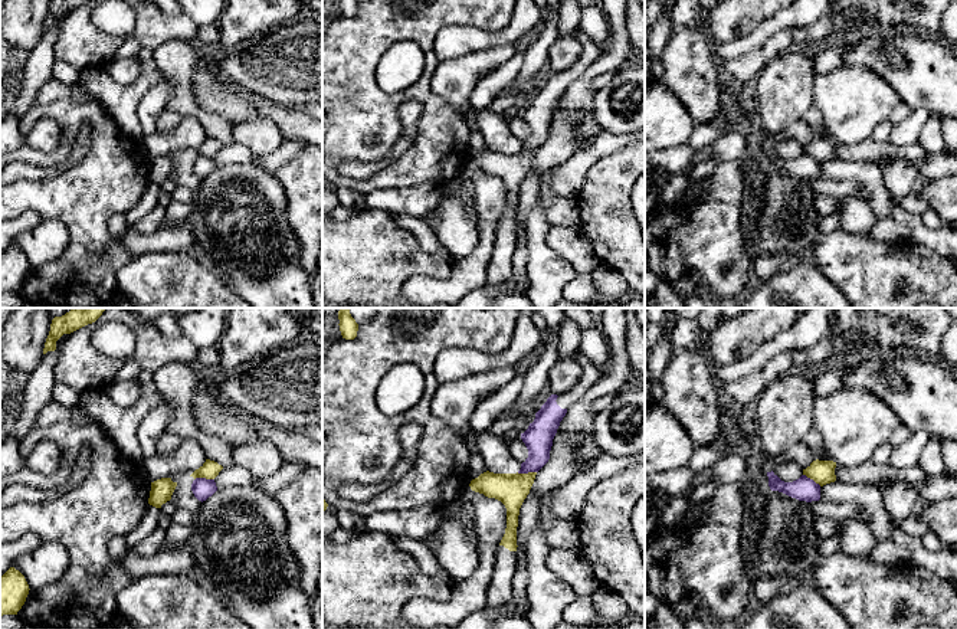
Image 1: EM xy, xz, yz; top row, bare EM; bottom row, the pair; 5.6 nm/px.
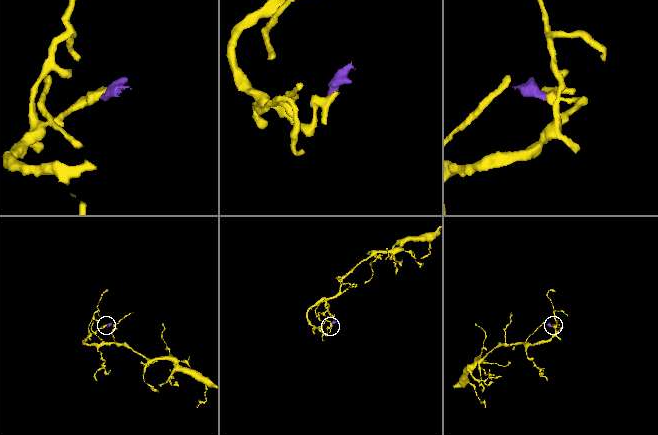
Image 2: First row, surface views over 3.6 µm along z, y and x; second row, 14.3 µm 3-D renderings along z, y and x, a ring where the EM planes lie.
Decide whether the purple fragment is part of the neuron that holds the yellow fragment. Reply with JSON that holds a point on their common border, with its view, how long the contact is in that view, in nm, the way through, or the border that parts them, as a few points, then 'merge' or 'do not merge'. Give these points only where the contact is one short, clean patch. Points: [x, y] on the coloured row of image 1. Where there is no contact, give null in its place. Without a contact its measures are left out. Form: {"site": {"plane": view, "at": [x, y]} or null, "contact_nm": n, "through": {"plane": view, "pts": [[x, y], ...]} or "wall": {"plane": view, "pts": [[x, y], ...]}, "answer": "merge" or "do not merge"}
{"site": {"plane": "xy", "at": [203, 477]}, "contact_nm": 110, "wall": {"plane": "xy", "pts": [[213, 478], [194, 480]]}, "answer": "do not merge"}

